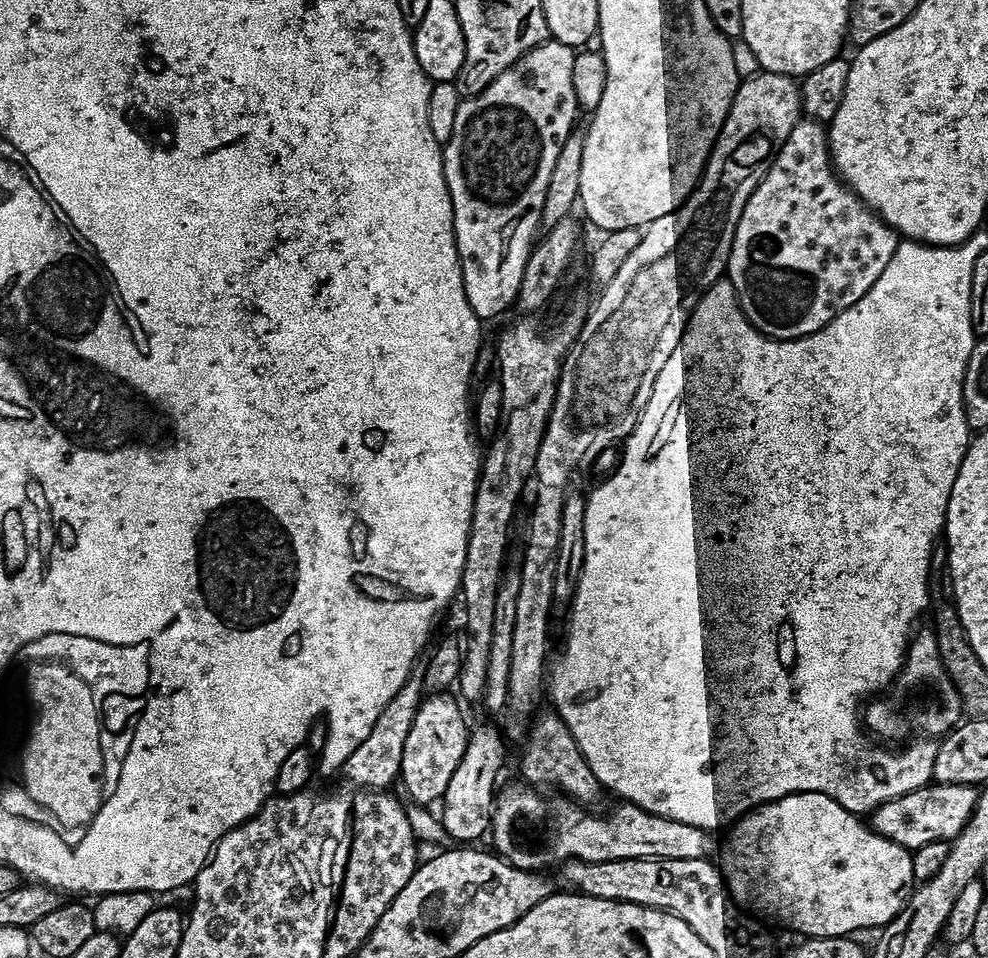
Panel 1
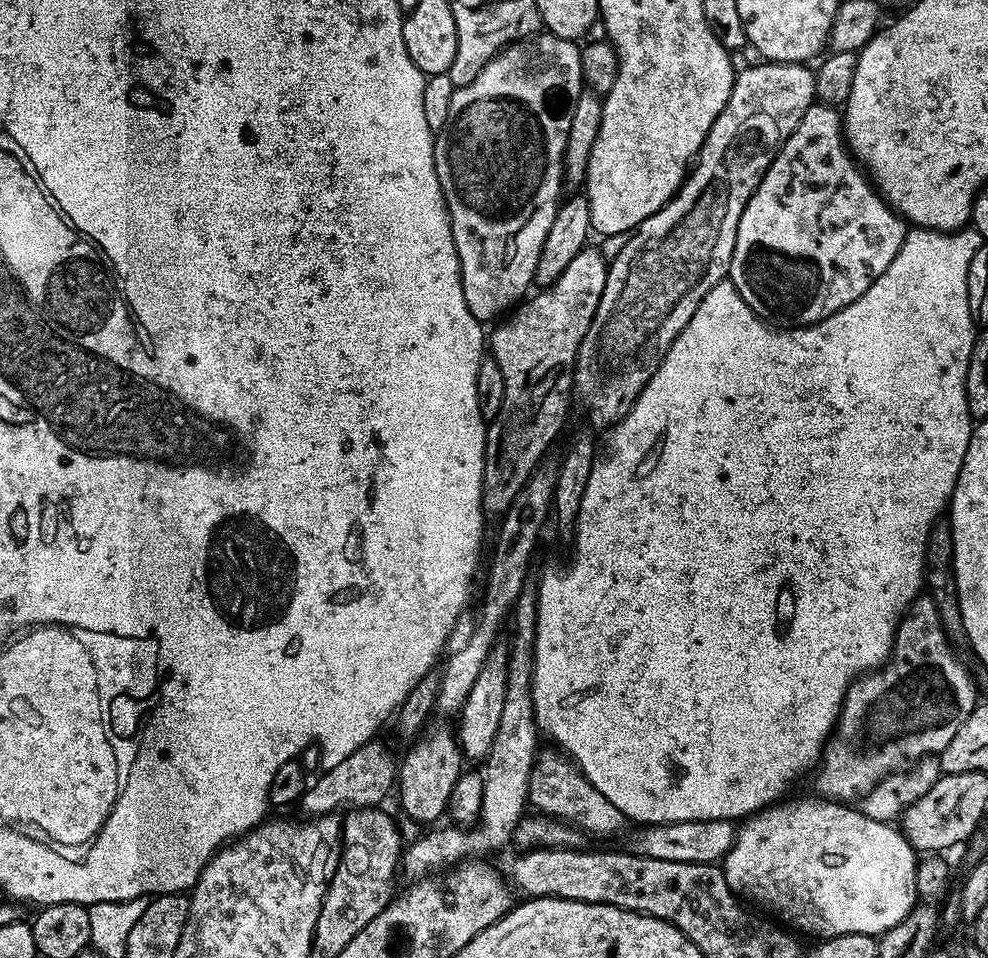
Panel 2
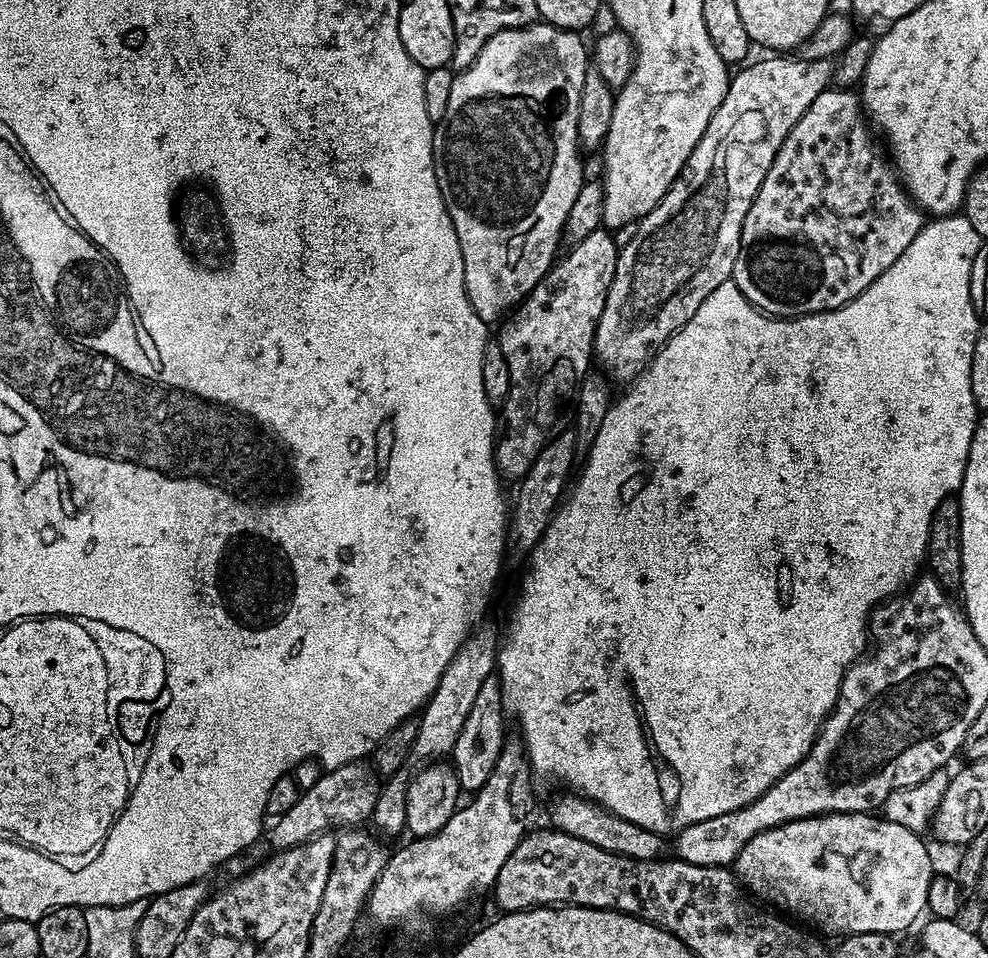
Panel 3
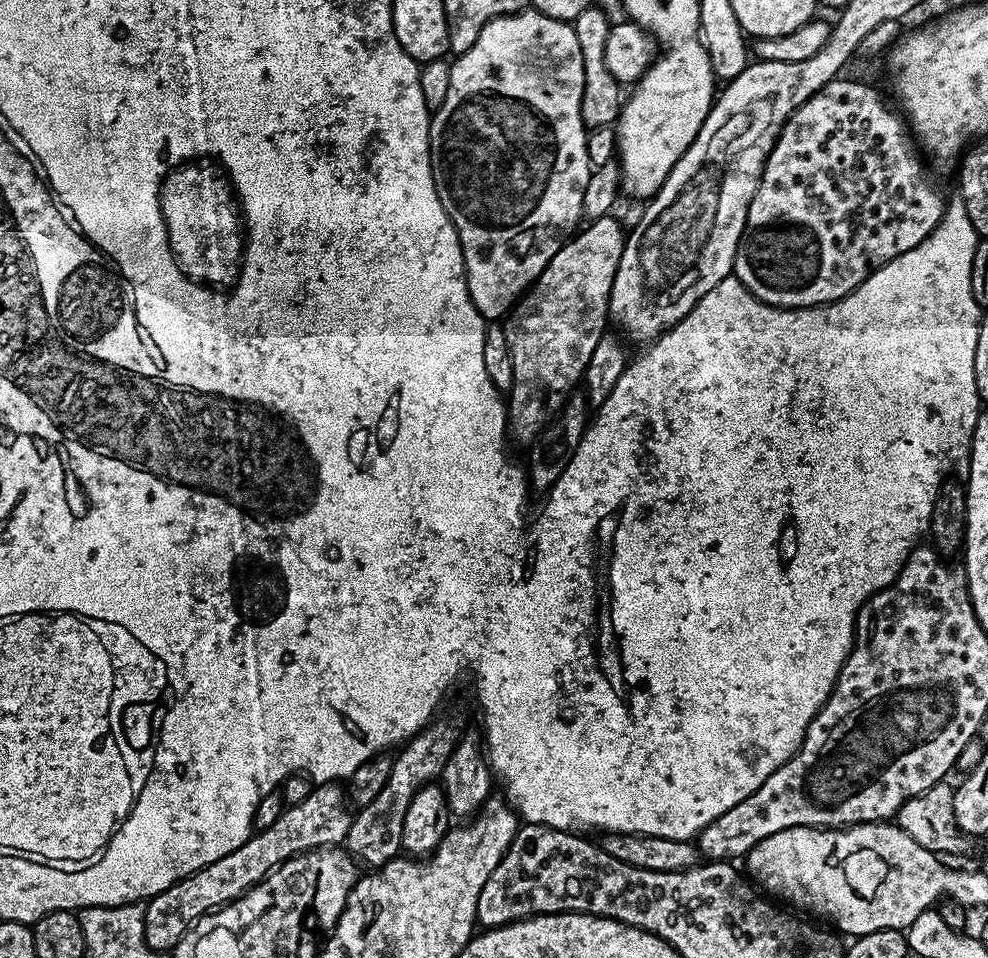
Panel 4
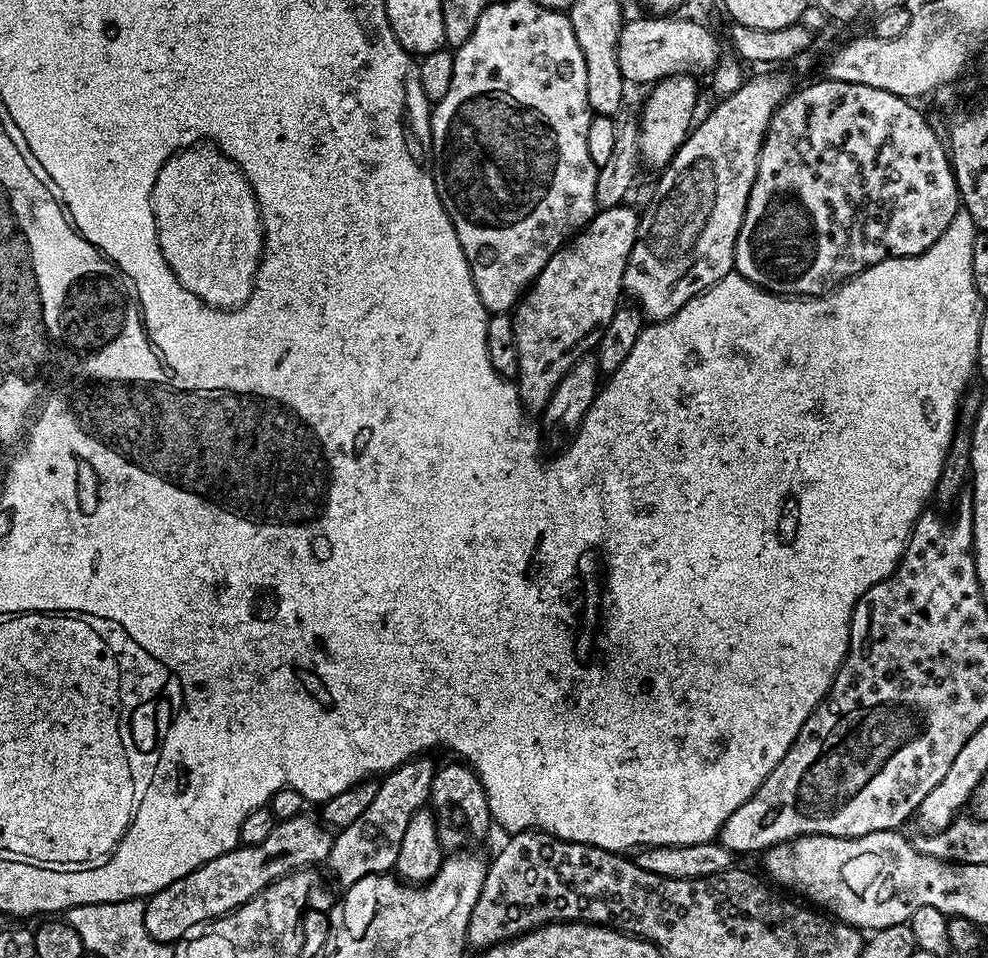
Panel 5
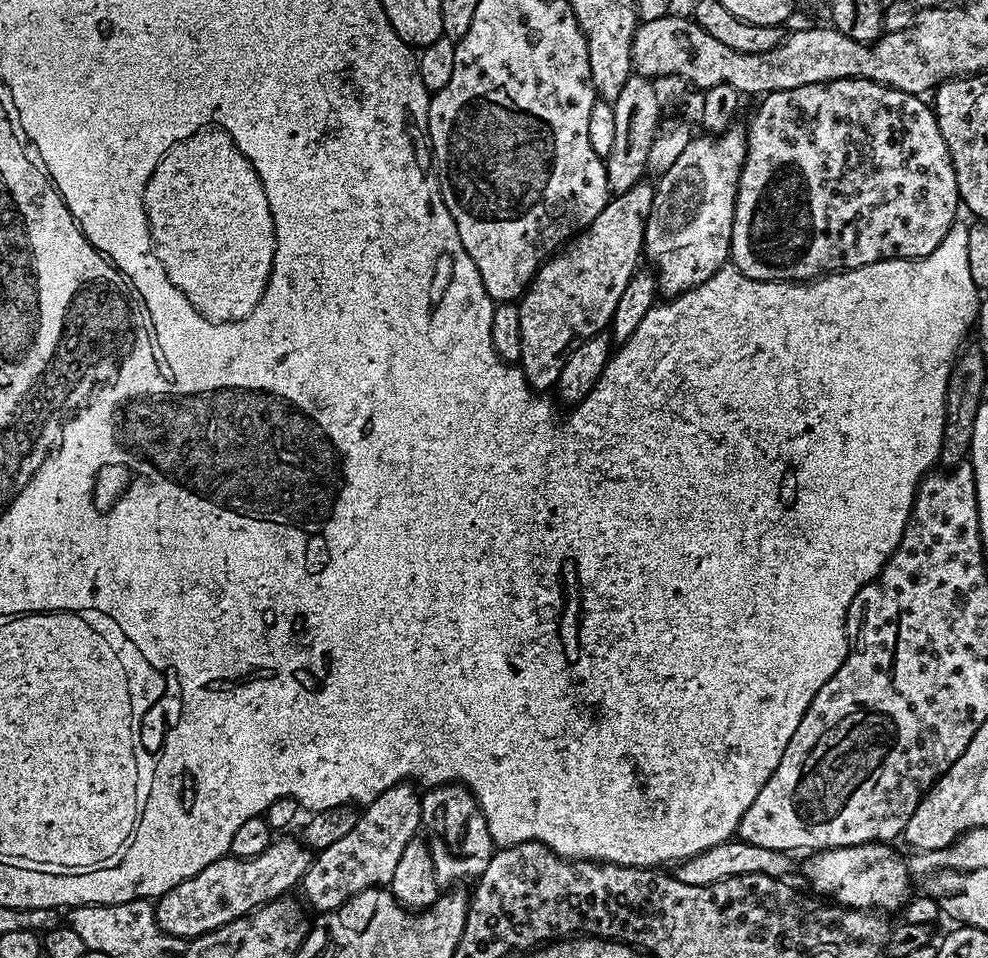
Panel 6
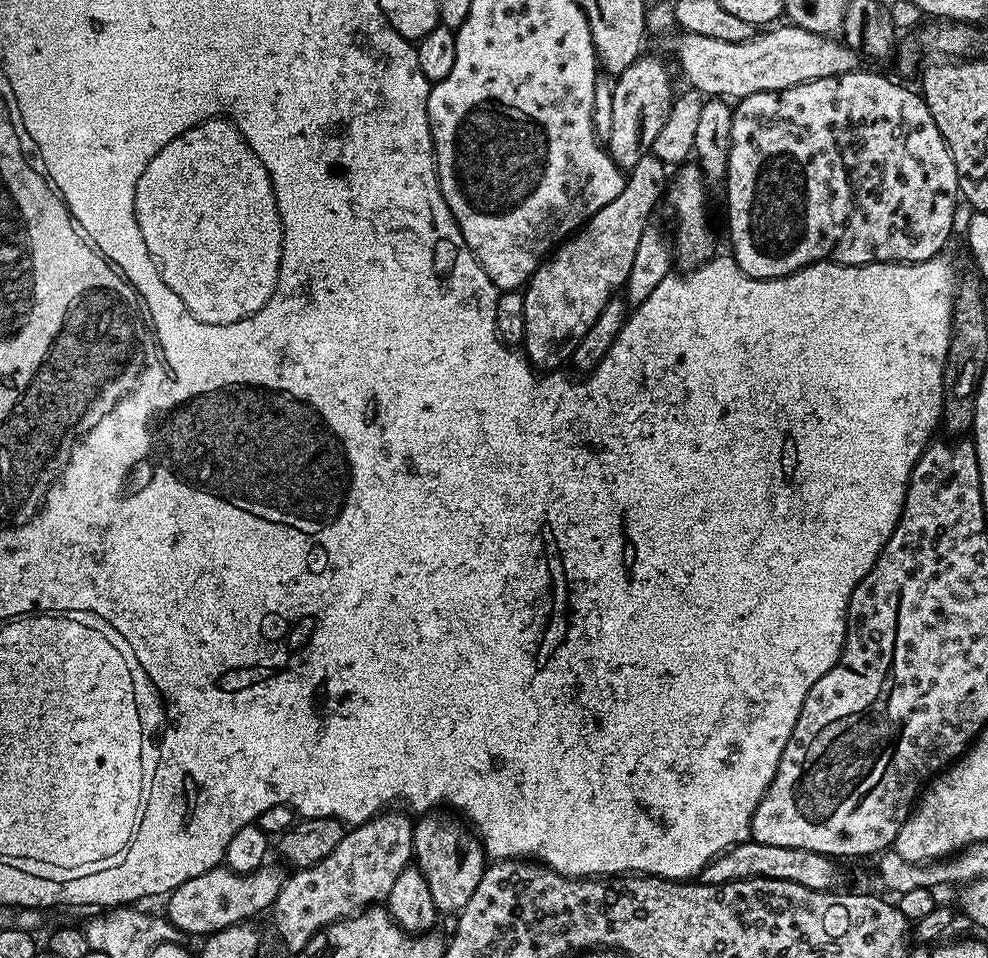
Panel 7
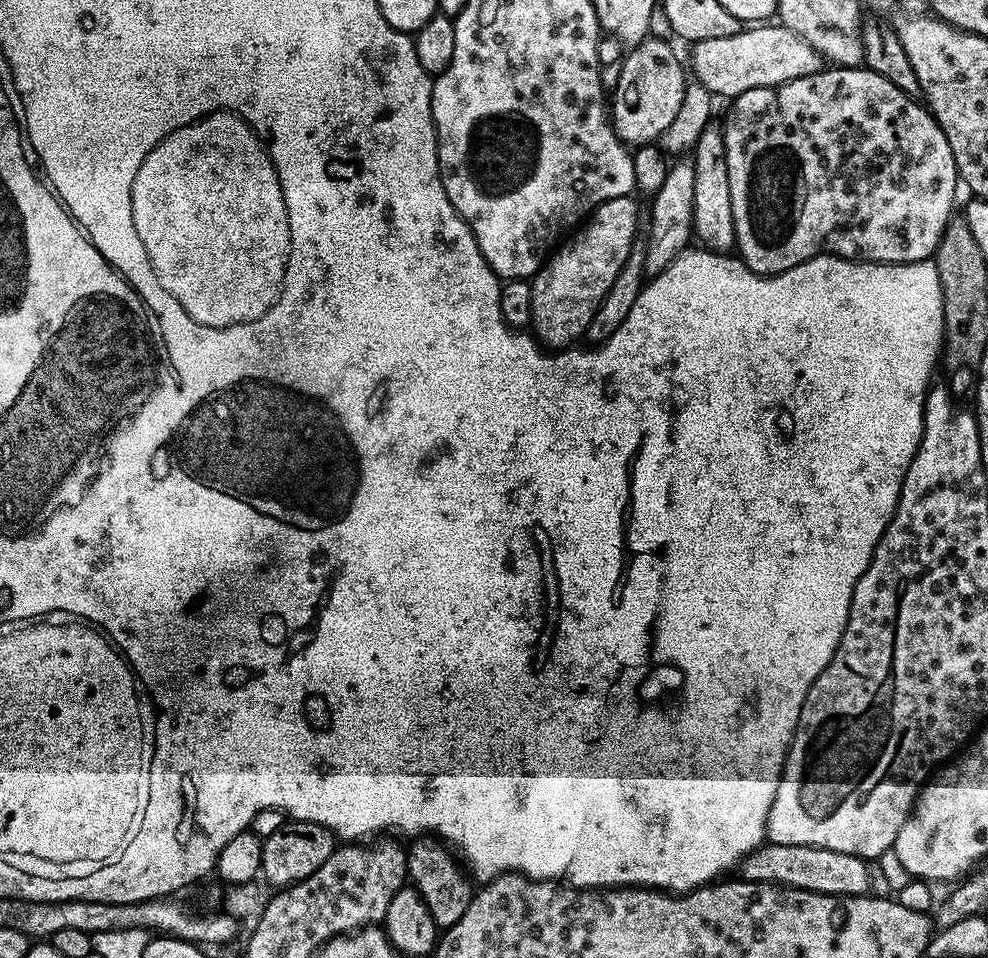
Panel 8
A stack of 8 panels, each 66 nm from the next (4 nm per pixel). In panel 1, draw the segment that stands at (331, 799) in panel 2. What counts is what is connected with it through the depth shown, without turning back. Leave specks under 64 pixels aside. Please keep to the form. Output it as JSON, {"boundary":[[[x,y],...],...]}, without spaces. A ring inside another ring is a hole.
{"boundary":[[[413,671],[402,690],[398,690],[398,694],[390,698],[382,714],[378,714],[378,722],[374,722],[374,730],[370,730],[366,742],[362,742],[362,746],[358,746],[358,750],[354,750],[350,758],[346,758],[342,775],[348,779],[345,781],[349,785],[369,790],[388,790],[393,787],[392,783],[397,783],[402,762],[402,746],[406,746],[406,734],[410,734],[410,726],[414,722],[414,714],[420,705],[423,692],[423,671]]]}

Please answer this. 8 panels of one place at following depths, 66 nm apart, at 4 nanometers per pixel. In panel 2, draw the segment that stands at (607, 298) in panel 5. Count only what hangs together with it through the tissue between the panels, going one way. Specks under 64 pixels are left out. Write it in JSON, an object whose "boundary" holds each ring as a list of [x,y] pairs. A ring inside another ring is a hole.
{"boundary":[[[586,246],[578,254],[574,254],[570,266],[566,266],[566,270],[562,270],[562,278],[558,278],[558,282],[554,282],[549,288],[540,288],[535,294],[529,295],[519,306],[511,309],[495,325],[496,329],[490,332],[490,355],[496,359],[498,366],[502,366],[502,378],[506,381],[506,395],[502,397],[502,406],[498,410],[495,420],[488,424],[488,437],[486,438],[486,454],[484,455],[484,489],[482,490],[482,502],[484,503],[485,513],[489,517],[503,517],[508,511],[509,506],[514,502],[514,498],[518,494],[518,490],[522,490],[522,486],[526,486],[526,482],[530,478],[530,474],[545,459],[548,447],[556,440],[556,435],[563,428],[564,423],[568,420],[568,407],[571,406],[572,400],[574,404],[574,385],[572,382],[572,374],[576,371],[576,355],[580,349],[582,338],[586,334],[586,330],[590,330],[590,322],[594,318],[594,314],[598,310],[598,302],[602,298],[602,290],[606,290],[606,278],[608,277],[609,261],[604,260],[604,256],[598,249],[593,246]]]}

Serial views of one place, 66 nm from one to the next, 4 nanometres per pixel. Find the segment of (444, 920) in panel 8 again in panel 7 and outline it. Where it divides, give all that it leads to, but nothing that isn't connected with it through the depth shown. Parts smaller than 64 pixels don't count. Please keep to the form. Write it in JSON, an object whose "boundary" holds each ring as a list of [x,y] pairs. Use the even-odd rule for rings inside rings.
{"boundary":[[[424,814],[412,826],[412,854],[415,867],[420,869],[430,886],[437,913],[458,914],[470,902],[486,867],[483,843],[475,831],[459,815]]]}

